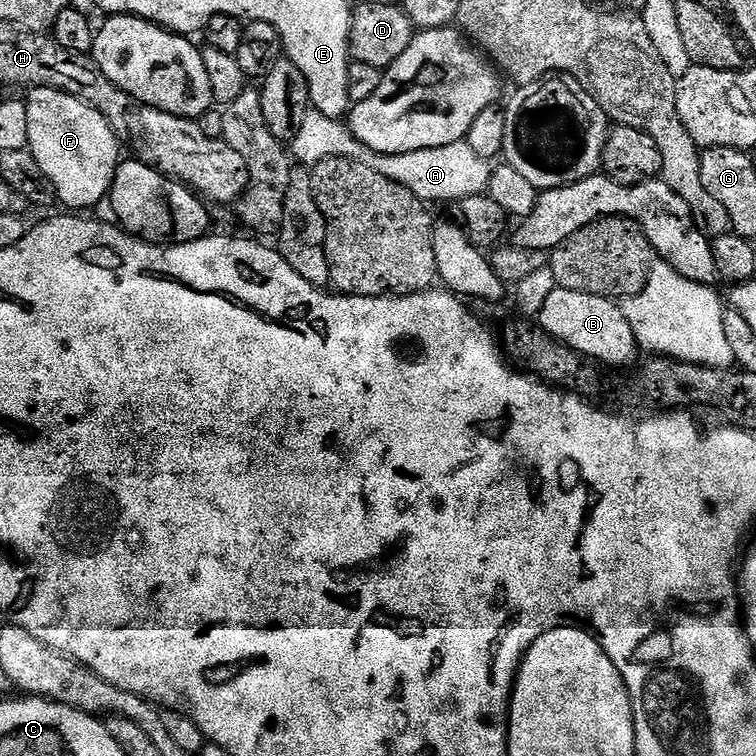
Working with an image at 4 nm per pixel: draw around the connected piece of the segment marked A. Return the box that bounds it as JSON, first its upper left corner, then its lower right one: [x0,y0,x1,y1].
[294,107,493,202]

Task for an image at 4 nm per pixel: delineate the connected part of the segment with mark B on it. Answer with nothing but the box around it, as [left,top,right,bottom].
[538,287,638,370]

